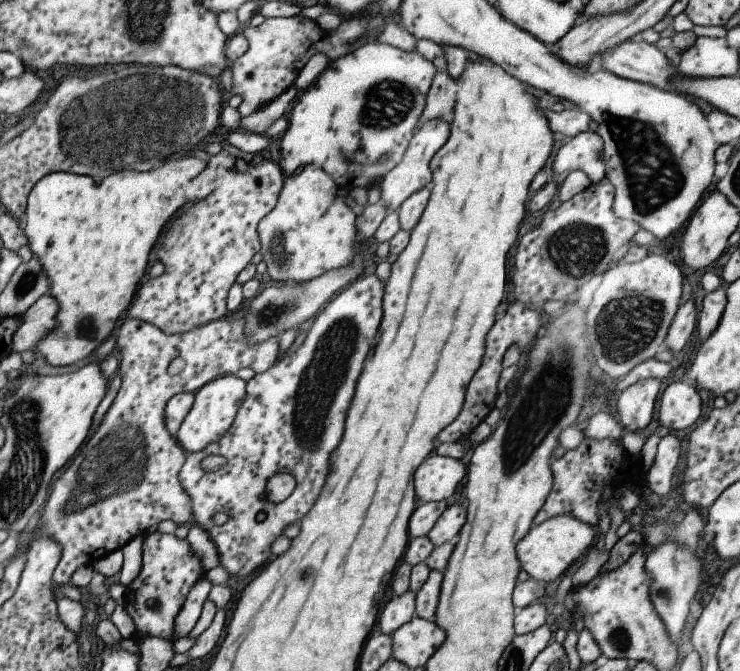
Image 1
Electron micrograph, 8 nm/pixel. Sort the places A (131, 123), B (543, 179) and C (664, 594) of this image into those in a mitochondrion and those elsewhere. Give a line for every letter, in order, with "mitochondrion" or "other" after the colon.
A: mitochondrion
B: other
C: mitochondrion

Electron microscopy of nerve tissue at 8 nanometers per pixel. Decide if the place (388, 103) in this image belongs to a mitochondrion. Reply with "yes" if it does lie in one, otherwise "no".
yes

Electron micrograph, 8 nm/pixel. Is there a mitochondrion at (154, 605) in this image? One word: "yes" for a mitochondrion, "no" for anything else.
no

